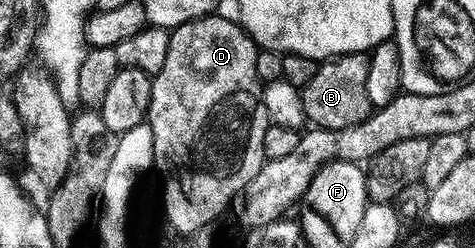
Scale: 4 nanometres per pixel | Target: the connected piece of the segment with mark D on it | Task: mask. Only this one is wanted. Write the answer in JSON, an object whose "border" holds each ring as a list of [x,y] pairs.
{"border":[[[218,16],[192,19],[170,30],[168,56],[164,58],[164,67],[160,67],[160,71],[153,74],[150,83],[150,106],[146,112],[149,124],[155,127],[163,125],[156,137],[156,161],[159,166],[167,160],[175,165],[178,157],[182,157],[182,149],[186,149],[186,141],[194,137],[194,129],[202,125],[202,117],[206,117],[206,109],[210,109],[210,101],[218,101],[222,93],[230,93],[230,89],[238,89],[238,85],[250,85],[250,81],[260,81],[256,73],[259,46],[254,44],[250,34],[237,20],[229,21],[226,17]]]}

